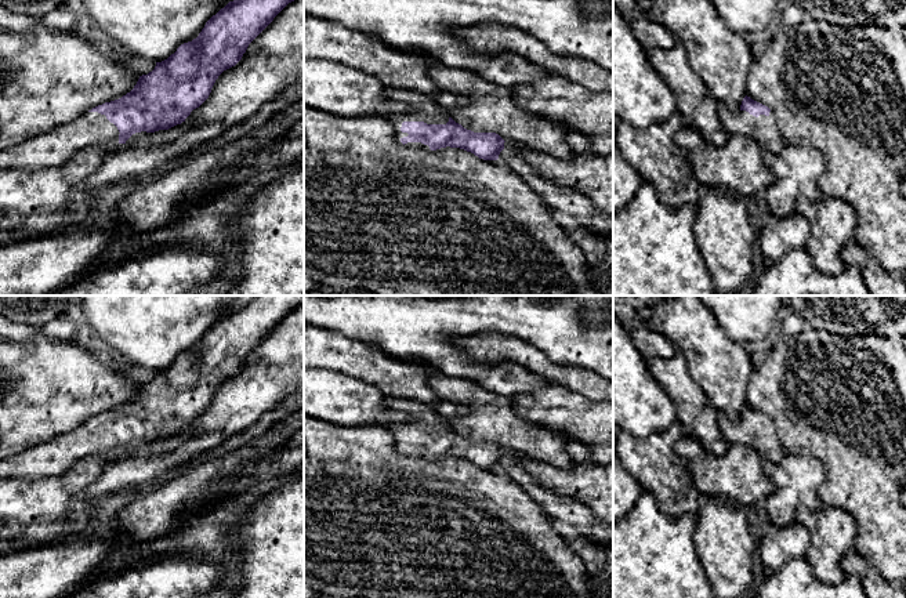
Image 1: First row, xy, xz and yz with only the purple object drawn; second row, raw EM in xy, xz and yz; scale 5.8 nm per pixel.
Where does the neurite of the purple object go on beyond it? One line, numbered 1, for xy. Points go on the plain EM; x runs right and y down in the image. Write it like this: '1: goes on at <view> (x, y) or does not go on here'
1: goes on at xy (58, 456)

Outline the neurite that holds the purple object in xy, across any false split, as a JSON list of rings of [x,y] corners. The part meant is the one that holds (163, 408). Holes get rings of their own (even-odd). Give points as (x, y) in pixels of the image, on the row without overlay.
[[[256,296],[240,309],[229,311],[213,325],[192,351],[181,354],[174,363],[148,384],[139,385],[134,398],[119,409],[98,414],[79,428],[0,460],[0,481],[36,481],[68,474],[83,459],[104,459],[126,450],[135,442],[168,439],[185,431],[210,405],[218,385],[235,376],[249,354],[291,311],[304,304],[304,296]]]

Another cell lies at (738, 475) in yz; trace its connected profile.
[[[682,435],[674,445],[674,453],[686,465],[695,488],[702,496],[726,497],[751,508],[757,501],[765,500],[773,490],[773,482],[762,472],[764,459],[747,445],[728,445],[724,456],[714,456],[696,438]]]

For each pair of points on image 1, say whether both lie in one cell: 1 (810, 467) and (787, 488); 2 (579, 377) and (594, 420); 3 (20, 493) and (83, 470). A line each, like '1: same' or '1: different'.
1: same
2: different
3: same

